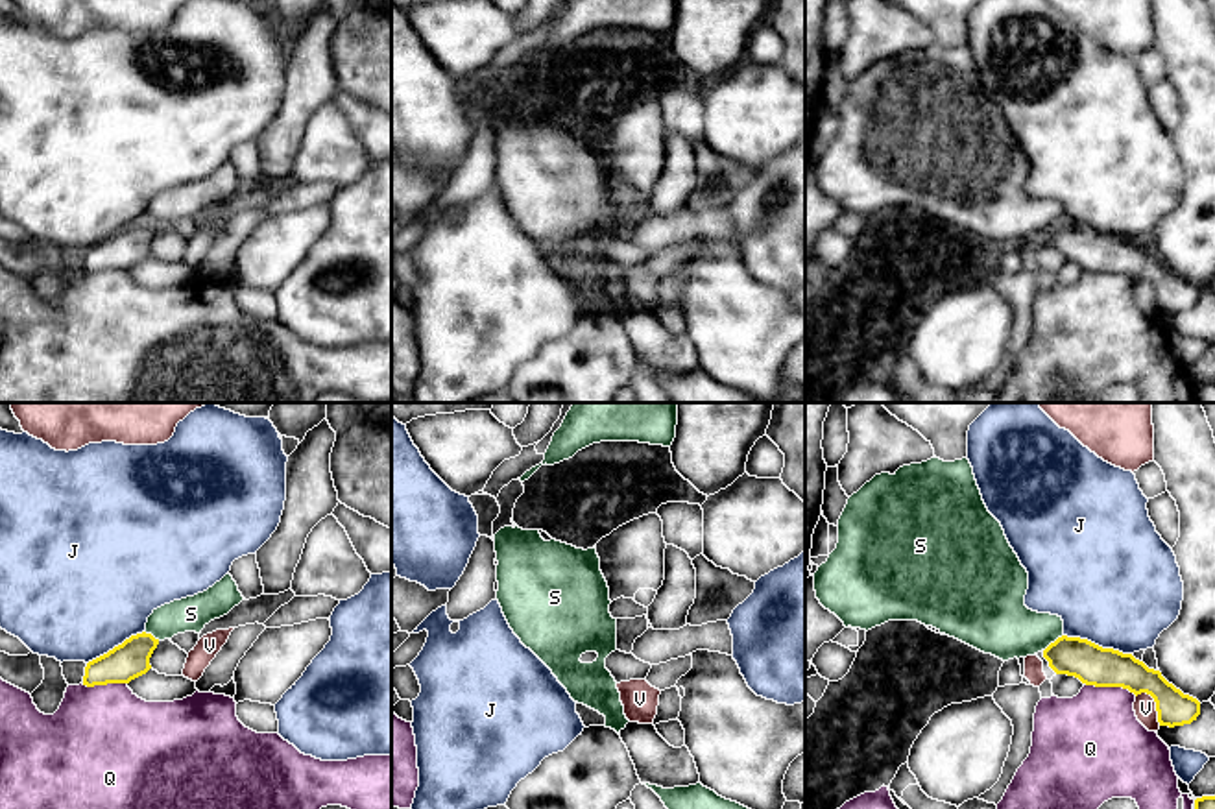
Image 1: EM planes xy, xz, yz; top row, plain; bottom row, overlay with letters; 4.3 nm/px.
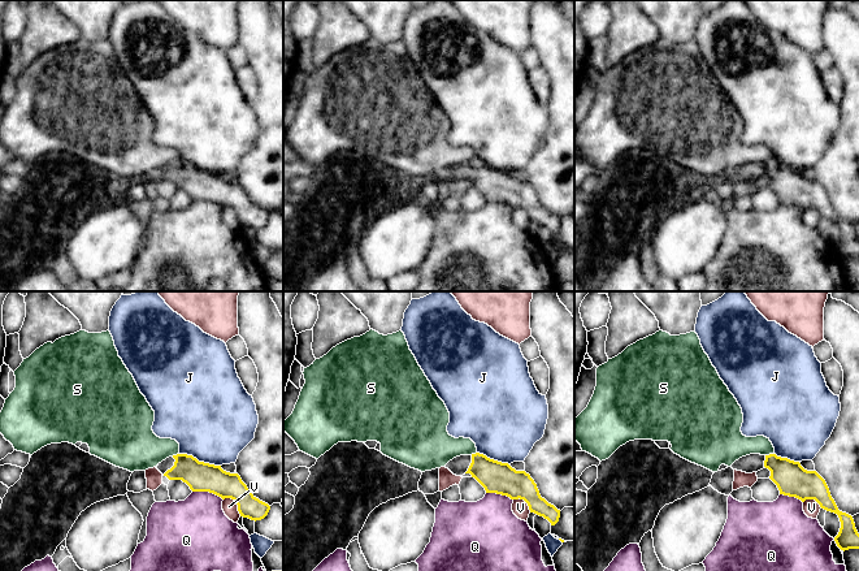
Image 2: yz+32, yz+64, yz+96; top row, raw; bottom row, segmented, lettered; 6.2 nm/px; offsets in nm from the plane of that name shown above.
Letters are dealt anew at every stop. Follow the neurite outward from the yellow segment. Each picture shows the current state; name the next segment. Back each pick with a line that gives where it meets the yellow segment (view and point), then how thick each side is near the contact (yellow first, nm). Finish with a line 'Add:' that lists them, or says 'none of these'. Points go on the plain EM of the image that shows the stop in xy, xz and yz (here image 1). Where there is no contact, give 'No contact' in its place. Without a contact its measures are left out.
Add: none of these

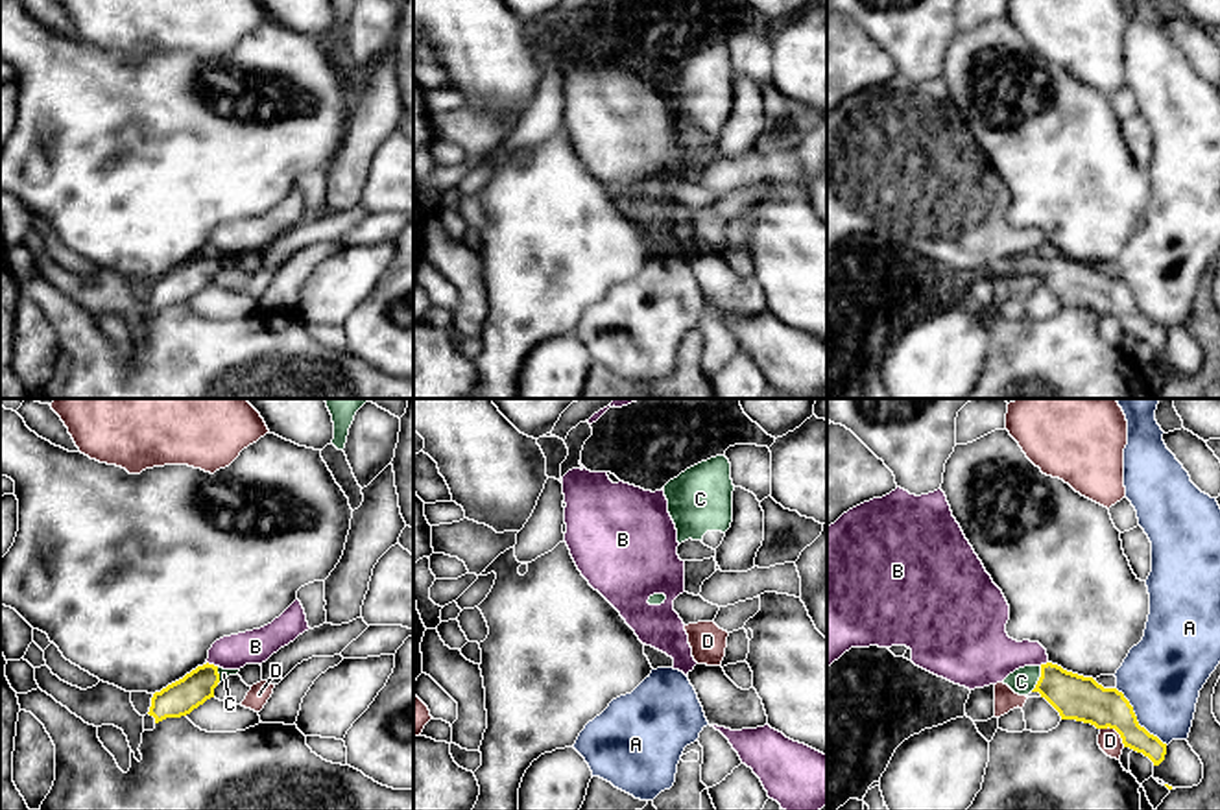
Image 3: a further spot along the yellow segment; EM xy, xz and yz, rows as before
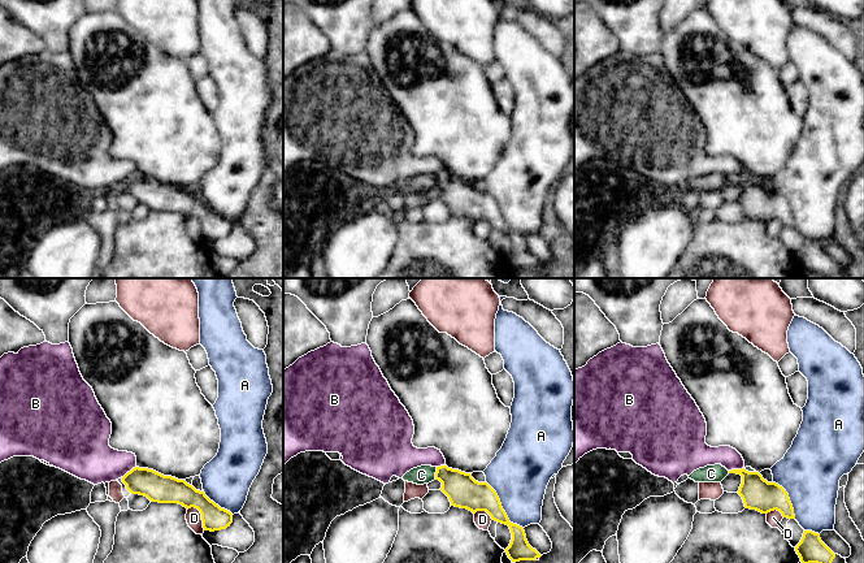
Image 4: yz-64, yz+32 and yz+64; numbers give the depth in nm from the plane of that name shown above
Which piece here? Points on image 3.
C: Touches yellow at yz (1040, 266). Thickness 190 nm (yellow) against 110 nm
Add: C

